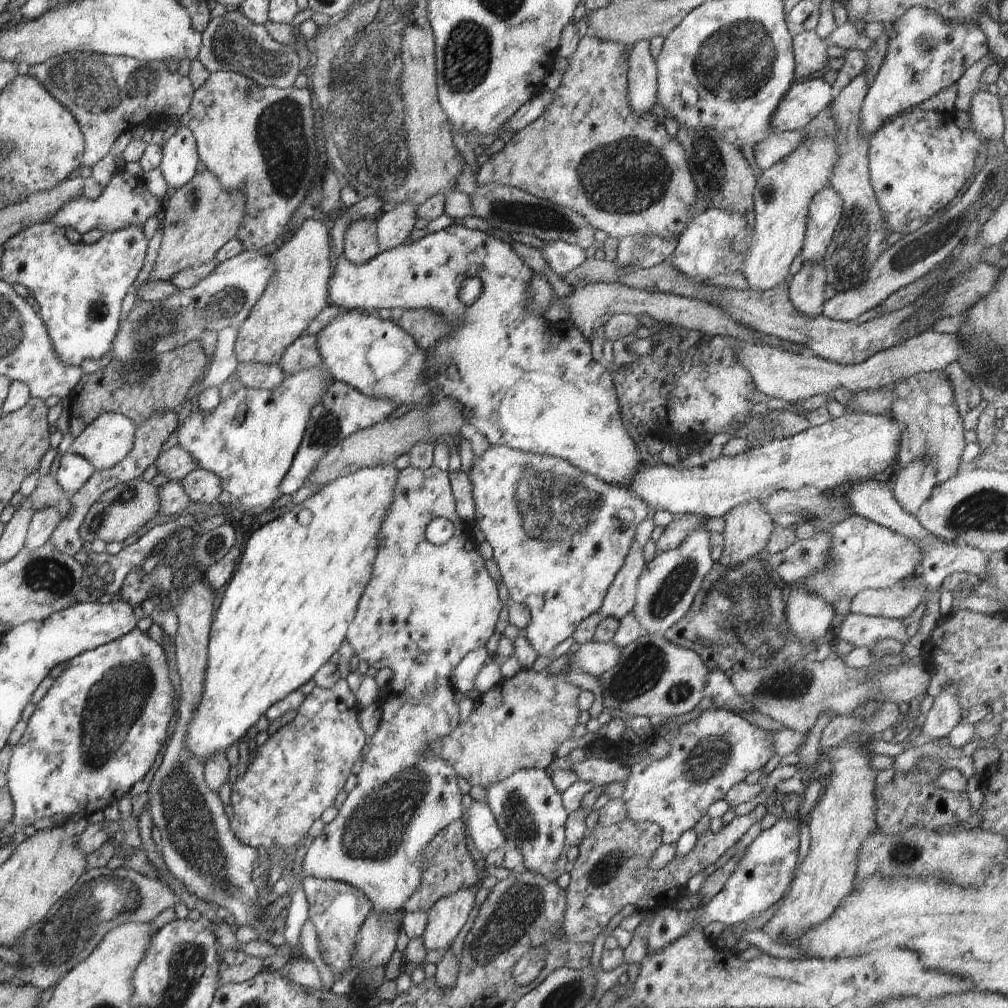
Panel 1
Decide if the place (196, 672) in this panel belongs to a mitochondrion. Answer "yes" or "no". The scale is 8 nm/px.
no

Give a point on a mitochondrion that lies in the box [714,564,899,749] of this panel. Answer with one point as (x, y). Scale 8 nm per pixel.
(792, 684)

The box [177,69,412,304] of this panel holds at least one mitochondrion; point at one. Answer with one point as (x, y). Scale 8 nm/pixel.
(286, 147)

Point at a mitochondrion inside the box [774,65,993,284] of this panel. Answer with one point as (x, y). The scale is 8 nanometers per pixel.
(907, 255)

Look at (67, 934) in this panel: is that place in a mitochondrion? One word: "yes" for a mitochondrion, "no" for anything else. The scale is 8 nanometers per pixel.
yes

